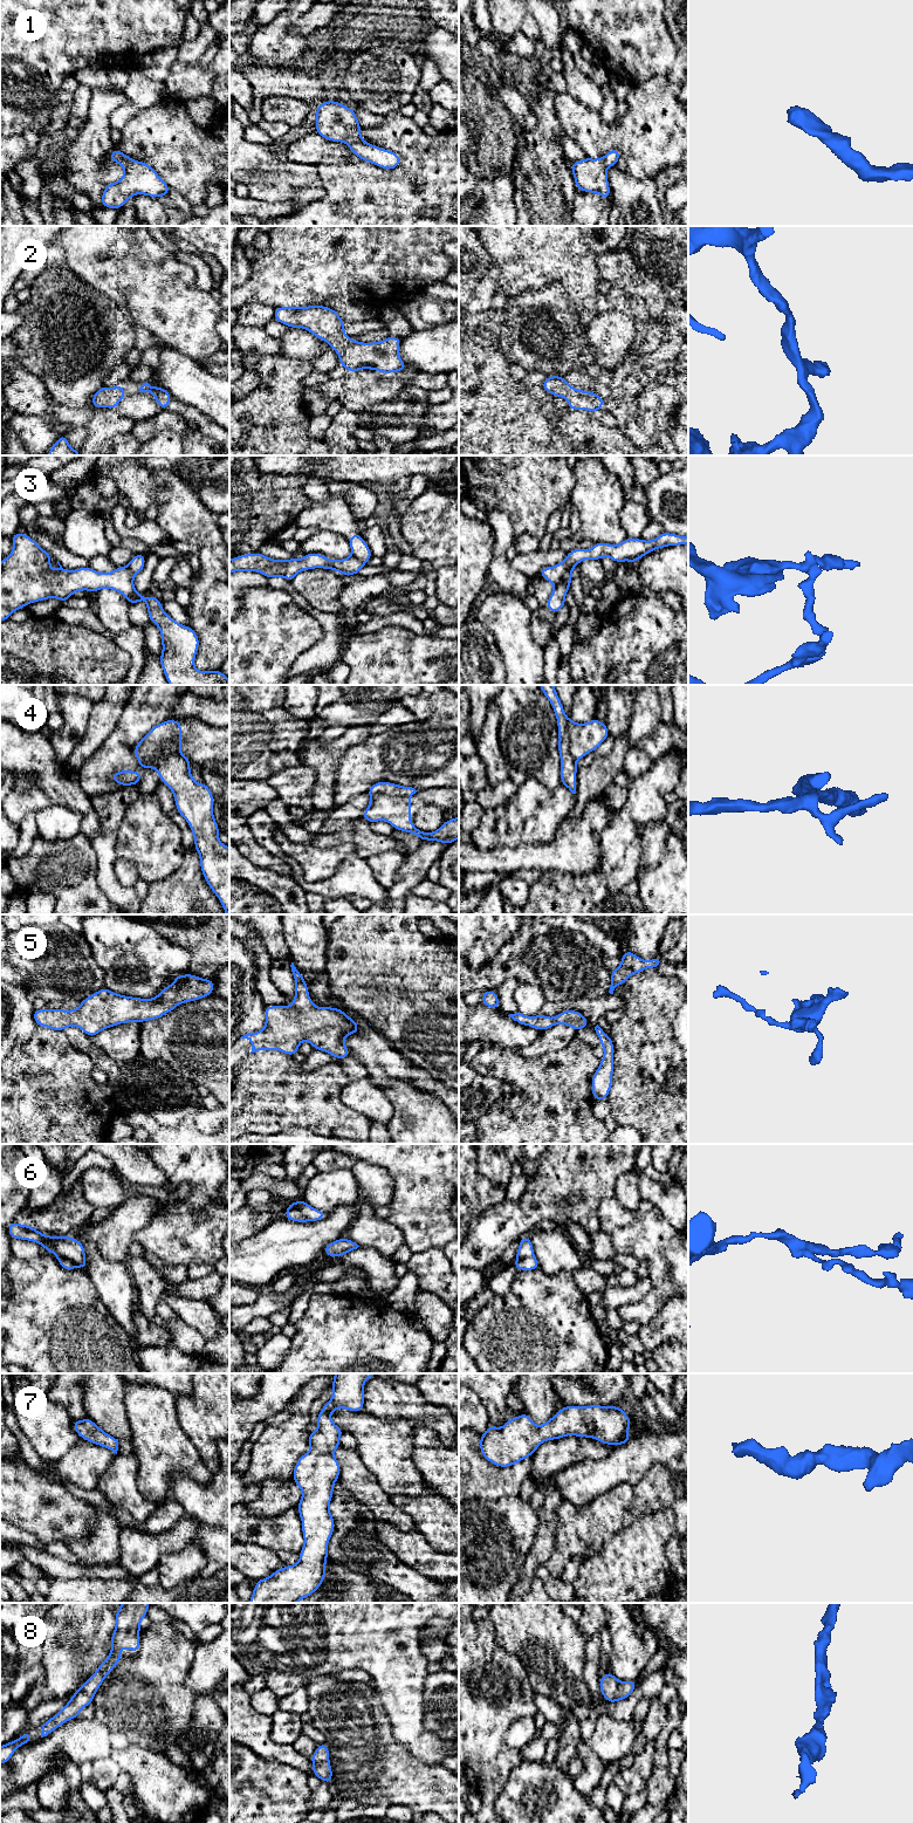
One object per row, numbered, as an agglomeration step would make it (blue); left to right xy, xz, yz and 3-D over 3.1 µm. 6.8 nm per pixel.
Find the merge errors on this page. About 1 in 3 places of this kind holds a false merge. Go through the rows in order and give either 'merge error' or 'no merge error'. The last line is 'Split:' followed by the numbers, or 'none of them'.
1: no merge error
2: no merge error
3: merge error
4: merge error
5: no merge error
6: merge error
7: no merge error
8: no merge error
Split: 3, 4, 6

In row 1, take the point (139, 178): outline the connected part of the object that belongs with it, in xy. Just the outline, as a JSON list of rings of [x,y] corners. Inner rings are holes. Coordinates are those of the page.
[[[118,148],[110,153],[109,159],[124,169],[124,176],[118,181],[105,186],[102,193],[102,207],[119,210],[136,194],[159,198],[167,196],[171,190],[147,163],[135,160]]]

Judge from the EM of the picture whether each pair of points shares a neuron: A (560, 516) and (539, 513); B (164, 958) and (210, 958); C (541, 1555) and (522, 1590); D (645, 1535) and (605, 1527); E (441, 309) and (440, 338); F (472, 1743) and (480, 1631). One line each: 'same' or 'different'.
A: different
B: different
C: same
D: different
E: different
F: same

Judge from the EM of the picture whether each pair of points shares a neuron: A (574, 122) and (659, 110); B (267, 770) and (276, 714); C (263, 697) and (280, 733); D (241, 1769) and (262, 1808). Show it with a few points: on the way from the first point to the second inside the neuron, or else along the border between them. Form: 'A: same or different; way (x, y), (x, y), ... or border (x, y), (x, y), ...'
A: same; way (595, 131), (635, 131), (638, 128)
B: same; way (267, 756), (269, 749), (277, 741), (277, 728)
C: same; way (266, 706), (280, 720), (280, 724)
D: same; way (241, 1779), (241, 1783), (256, 1798)

